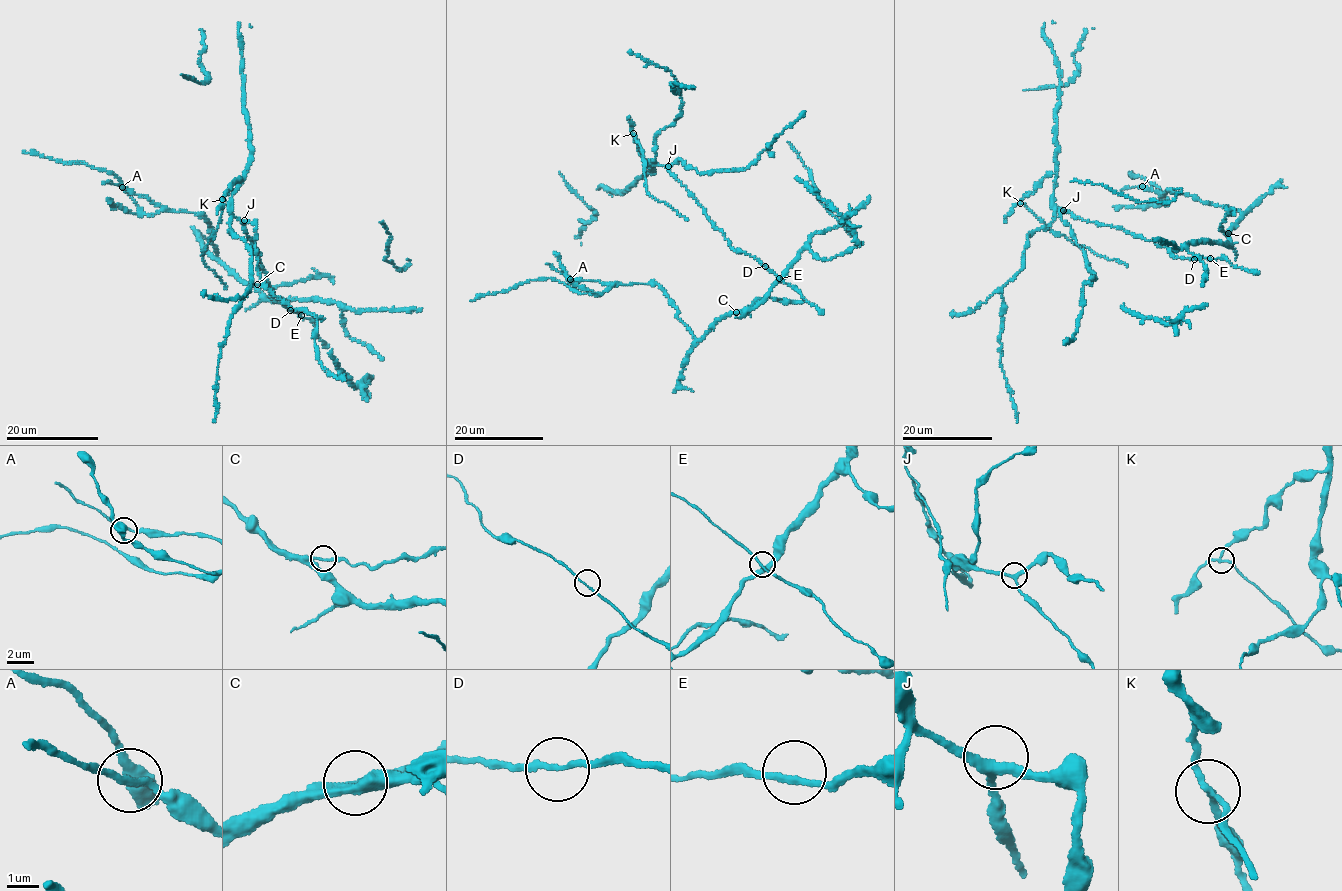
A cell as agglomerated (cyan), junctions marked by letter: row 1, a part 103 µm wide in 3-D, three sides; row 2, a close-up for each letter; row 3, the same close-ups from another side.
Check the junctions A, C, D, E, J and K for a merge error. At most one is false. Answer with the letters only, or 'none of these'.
K

